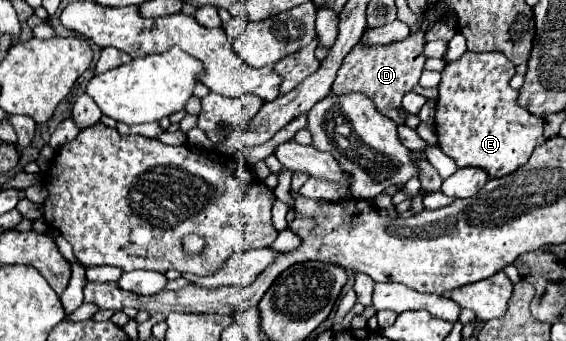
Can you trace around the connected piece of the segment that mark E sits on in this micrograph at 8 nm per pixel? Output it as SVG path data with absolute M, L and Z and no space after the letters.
M465 52L459 60L447 62L443 68L443 80L439 84L437 98L437 116L435 116L435 132L439 138L439 148L451 156L459 168L463 166L479 166L489 172L491 178L505 176L515 172L521 164L525 164L535 150L545 142L543 136L543 118L533 116L525 108L517 104L517 90L509 86L509 80L515 74L515 66L501 52Z

